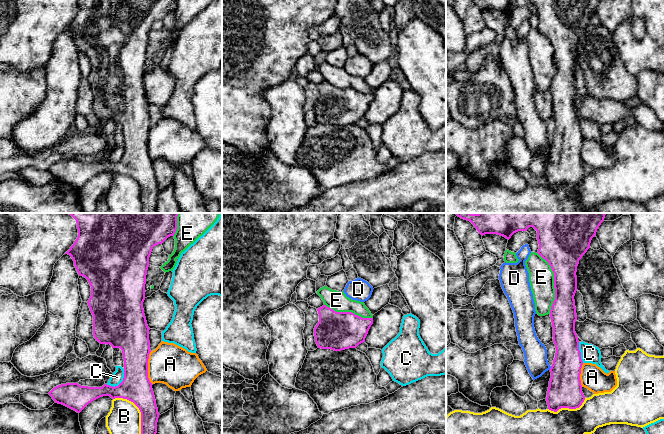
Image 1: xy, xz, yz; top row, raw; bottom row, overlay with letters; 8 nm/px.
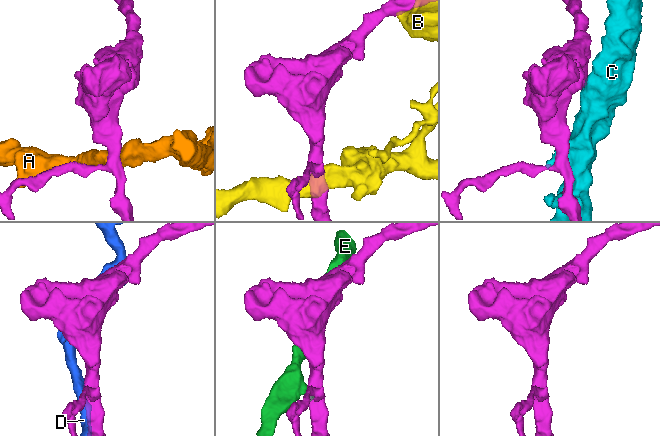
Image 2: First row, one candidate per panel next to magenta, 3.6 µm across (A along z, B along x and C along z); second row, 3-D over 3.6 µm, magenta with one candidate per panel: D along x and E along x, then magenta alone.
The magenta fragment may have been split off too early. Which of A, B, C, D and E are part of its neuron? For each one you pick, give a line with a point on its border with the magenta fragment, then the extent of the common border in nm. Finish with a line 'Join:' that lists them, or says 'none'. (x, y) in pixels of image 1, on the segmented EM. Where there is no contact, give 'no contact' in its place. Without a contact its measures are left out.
Join: none

